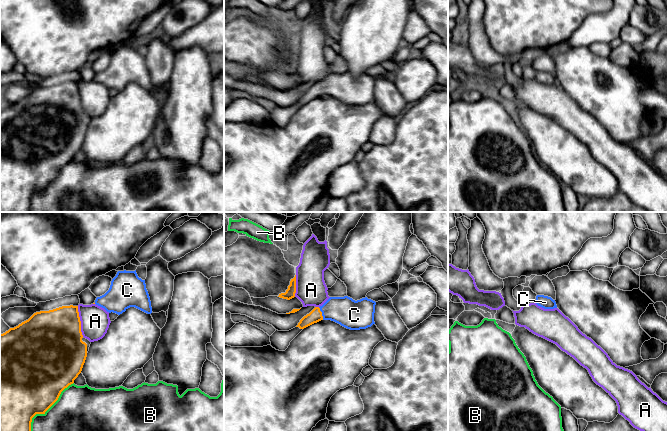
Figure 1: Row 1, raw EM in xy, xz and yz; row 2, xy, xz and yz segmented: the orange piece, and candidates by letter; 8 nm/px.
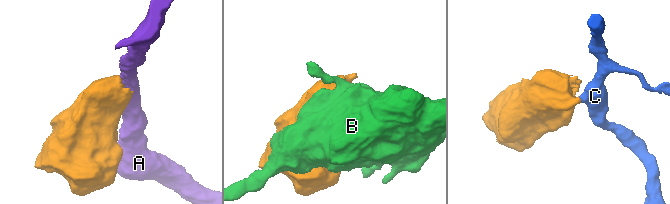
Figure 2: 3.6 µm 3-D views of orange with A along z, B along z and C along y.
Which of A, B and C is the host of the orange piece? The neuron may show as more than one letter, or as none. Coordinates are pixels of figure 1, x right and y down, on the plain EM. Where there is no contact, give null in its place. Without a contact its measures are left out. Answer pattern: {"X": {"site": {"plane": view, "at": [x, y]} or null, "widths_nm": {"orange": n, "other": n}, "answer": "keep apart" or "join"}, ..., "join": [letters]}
{"A": {"site": {"plane": "xy", "at": [80, 97]}, "widths_nm": {"orange": 440, "other": 240}, "answer": "keep apart"}, "B": {"site": {"plane": "xy", "at": [45, 187]}, "widths_nm": {"orange": 480, "other": 500}, "answer": "keep apart"}, "C": {"site": {"plane": "xz", "at": [321, 89]}, "widths_nm": {"orange": 100, "other": 240}, "answer": "join"}, "join": ["C"]}

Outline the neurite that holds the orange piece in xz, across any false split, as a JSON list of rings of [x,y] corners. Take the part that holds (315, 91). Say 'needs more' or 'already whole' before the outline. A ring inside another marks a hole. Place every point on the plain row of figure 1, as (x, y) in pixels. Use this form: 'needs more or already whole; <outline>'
needs more; [[[348,72],[330,73],[322,82],[315,83],[296,103],[304,105],[321,96],[331,96],[350,106],[371,103],[376,78],[367,73],[353,76]]]

